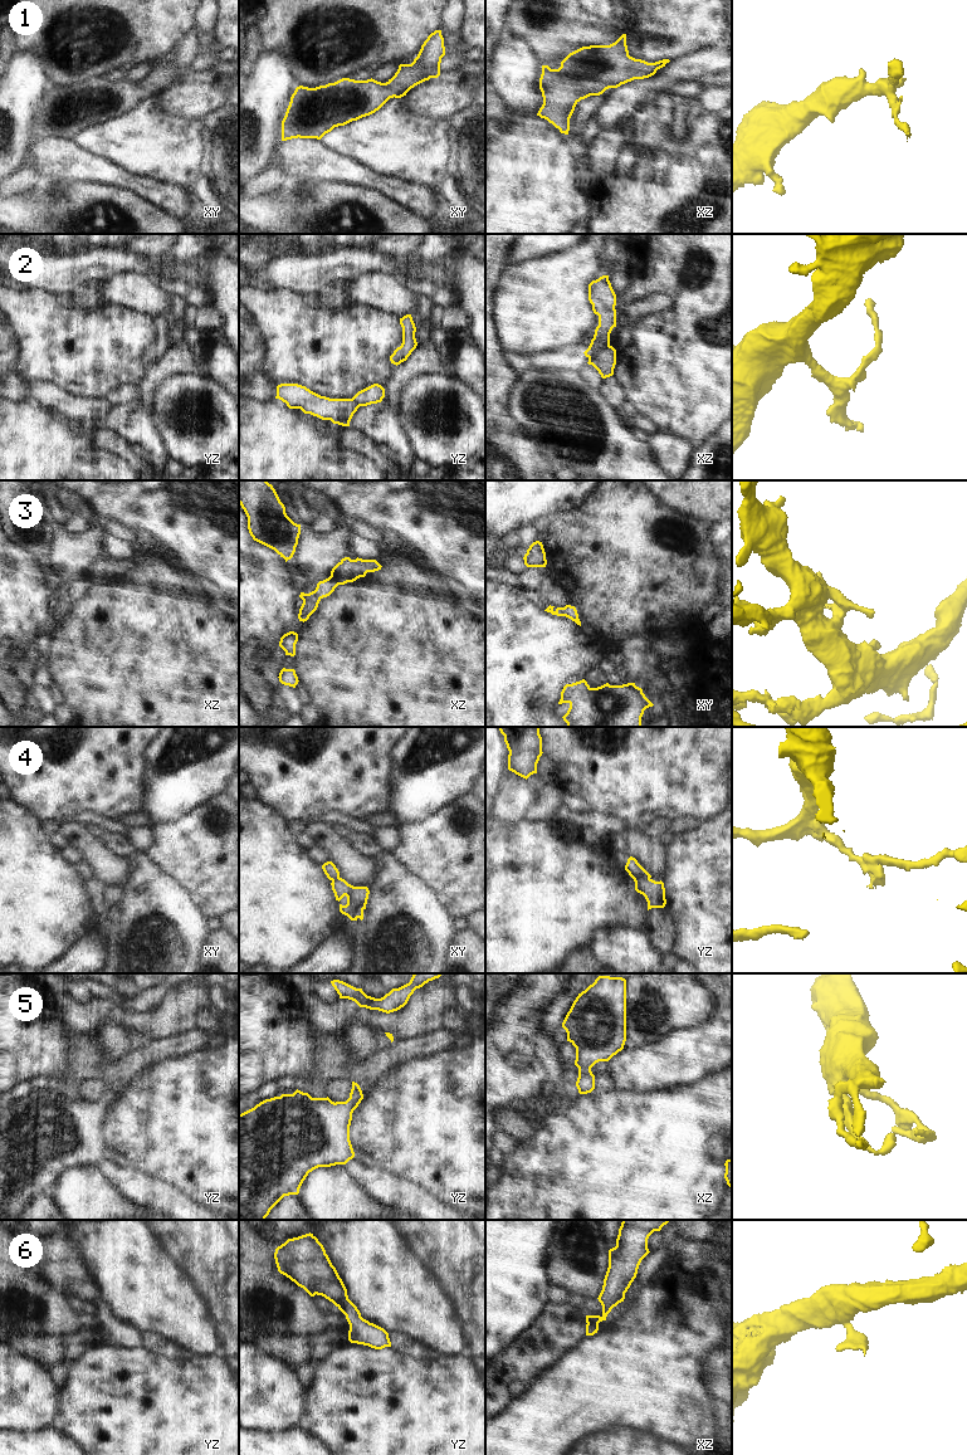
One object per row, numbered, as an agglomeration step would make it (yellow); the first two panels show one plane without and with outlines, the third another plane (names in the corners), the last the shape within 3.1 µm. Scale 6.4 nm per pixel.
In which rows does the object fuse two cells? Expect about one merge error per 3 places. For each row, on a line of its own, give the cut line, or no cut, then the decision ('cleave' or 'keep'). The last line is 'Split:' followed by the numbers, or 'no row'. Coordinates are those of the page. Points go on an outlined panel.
1: cut none; keep
2: cut xz (609, 345), (596, 350), (589, 357); cleave
3: cut none; keep
4: cut yz (633, 878), (649, 879); cleave
5: cut none; keep
6: cut xz (597, 1322), (587, 1324); cleave
Split: 2, 4, 6

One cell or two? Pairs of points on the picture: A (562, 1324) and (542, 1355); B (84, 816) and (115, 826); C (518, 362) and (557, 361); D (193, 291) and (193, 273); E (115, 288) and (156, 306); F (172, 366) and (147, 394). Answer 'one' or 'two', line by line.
A: one
B: one
C: one
D: two
E: one
F: one

